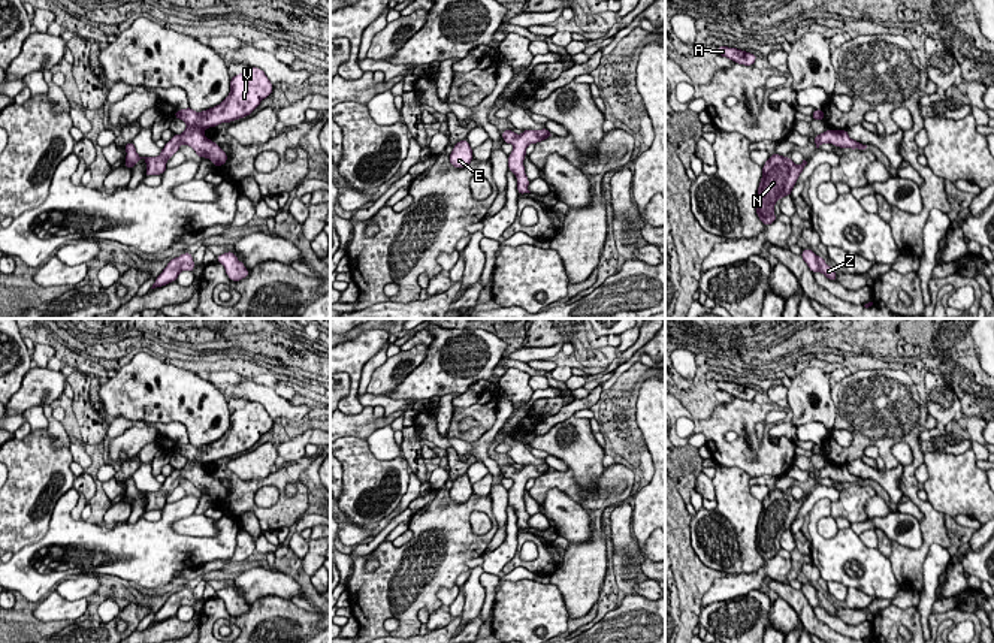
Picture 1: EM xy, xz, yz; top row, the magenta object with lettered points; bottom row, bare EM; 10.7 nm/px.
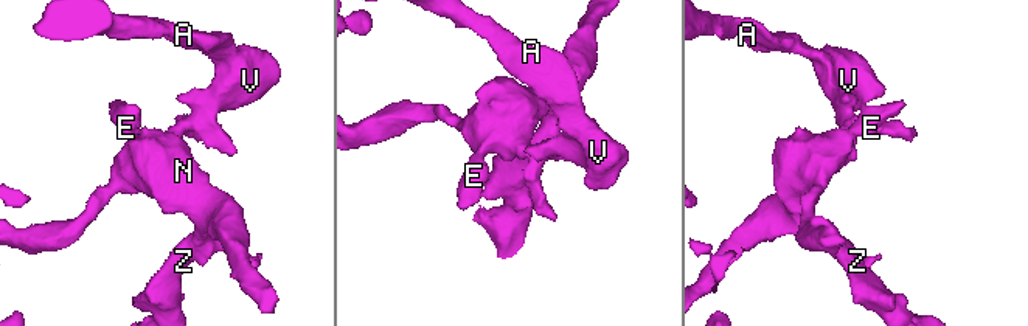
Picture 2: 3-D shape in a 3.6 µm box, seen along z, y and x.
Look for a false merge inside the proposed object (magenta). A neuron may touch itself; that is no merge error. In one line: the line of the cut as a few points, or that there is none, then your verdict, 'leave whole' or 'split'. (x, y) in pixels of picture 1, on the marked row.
no cut | leave whole

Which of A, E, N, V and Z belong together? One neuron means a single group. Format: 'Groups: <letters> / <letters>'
Groups: A E N V Z

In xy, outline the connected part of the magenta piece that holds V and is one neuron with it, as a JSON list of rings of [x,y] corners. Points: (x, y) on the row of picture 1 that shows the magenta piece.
[[[247,67],[244,73],[235,75],[230,79],[230,93],[220,105],[202,112],[194,112],[190,106],[175,112],[173,117],[182,120],[187,129],[181,135],[173,135],[161,148],[158,157],[141,157],[133,142],[124,145],[127,151],[124,166],[132,169],[143,159],[146,163],[145,176],[163,175],[167,169],[167,160],[179,151],[181,144],[191,147],[200,159],[209,159],[214,166],[226,164],[227,154],[220,145],[208,139],[203,130],[248,117],[263,99],[271,96],[272,90],[274,85],[262,69]]]

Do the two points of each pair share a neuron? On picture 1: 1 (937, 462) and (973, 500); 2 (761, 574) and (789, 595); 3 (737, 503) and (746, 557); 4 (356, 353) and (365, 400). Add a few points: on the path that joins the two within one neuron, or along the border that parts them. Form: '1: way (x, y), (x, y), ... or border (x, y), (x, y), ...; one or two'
1: way (946, 471), (964, 491); one
2: border (783, 582), (767, 577), (763, 585); two
3: way (737, 516), (740, 543); one
4: border (357, 392), (357, 400), (363, 405); two

